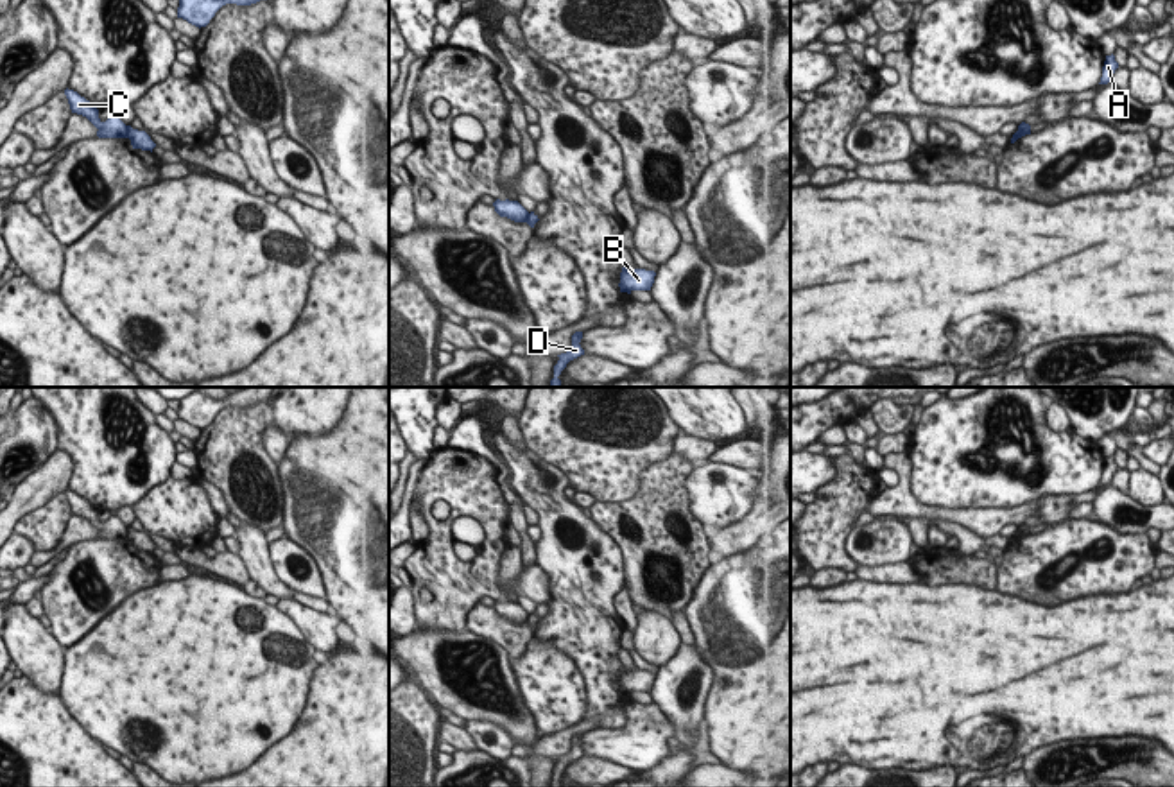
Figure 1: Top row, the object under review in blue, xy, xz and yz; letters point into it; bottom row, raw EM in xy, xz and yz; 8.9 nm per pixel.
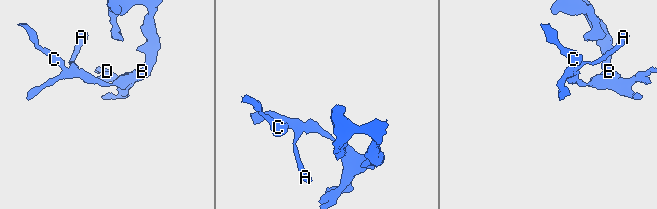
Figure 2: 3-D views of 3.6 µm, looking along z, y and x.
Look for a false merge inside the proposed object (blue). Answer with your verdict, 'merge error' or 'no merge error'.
merge error

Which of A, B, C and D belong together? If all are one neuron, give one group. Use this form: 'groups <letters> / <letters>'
groups A C / B D

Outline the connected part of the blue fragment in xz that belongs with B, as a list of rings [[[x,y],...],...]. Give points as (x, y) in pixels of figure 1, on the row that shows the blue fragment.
[[[622,267],[618,283],[620,292],[631,294],[633,290],[651,290],[654,276],[654,271]]]

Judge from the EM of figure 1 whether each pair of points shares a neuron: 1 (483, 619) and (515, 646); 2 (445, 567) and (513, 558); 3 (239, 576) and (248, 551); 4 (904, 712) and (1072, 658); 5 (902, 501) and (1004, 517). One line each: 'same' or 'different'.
1: same
2: different
3: different
4: same
5: same

